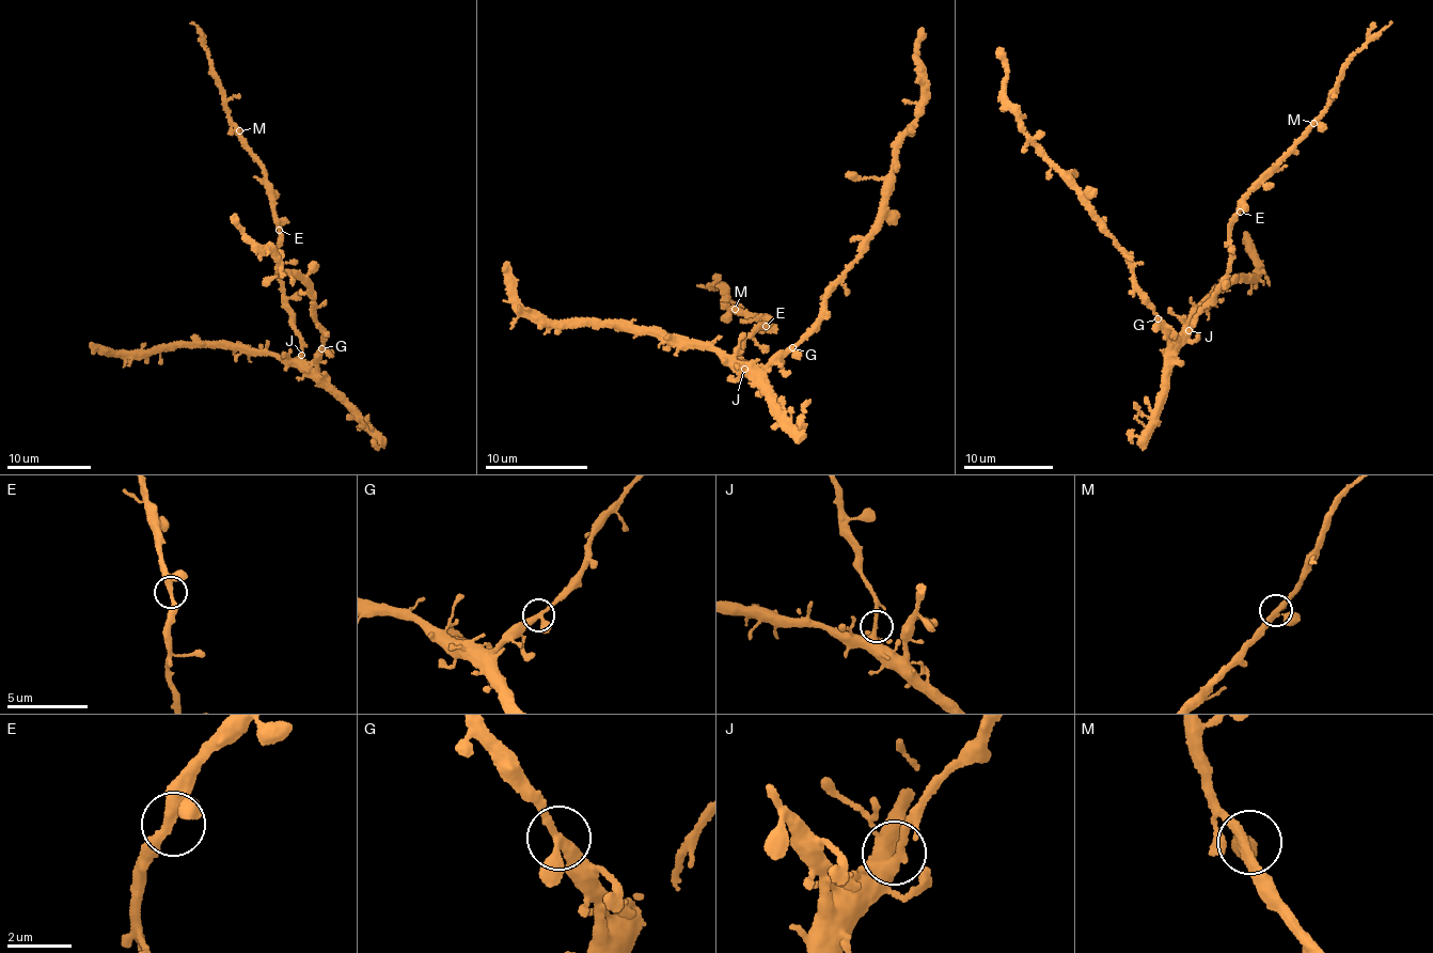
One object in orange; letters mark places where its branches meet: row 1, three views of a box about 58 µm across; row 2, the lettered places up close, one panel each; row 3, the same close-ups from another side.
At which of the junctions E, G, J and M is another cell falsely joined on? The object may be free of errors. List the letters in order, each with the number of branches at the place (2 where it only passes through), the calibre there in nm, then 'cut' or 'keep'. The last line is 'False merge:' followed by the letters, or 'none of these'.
E: 3 | 280 nm | keep
G: 3 | 280 nm | keep
J: 2 | 280 nm | keep
M: 3 | 260 nm | keep
False merge: none of these

